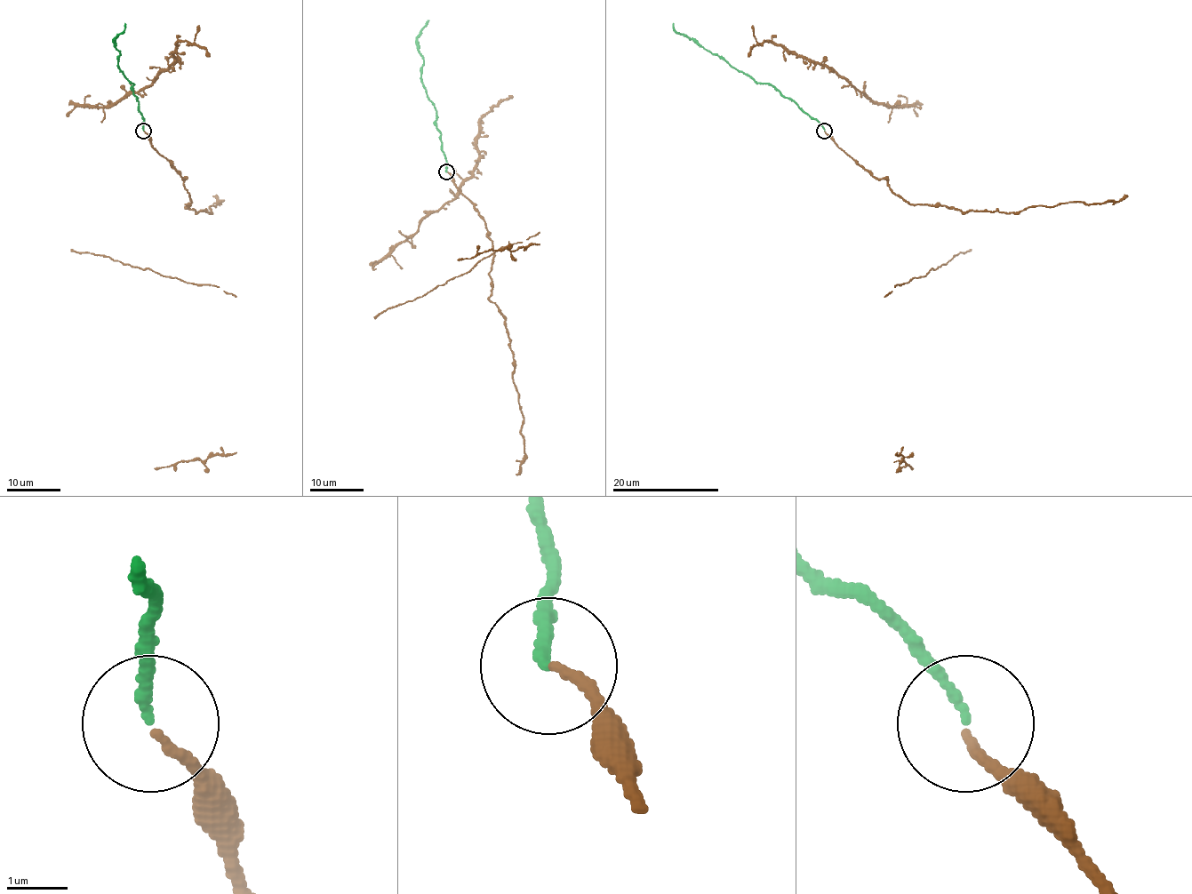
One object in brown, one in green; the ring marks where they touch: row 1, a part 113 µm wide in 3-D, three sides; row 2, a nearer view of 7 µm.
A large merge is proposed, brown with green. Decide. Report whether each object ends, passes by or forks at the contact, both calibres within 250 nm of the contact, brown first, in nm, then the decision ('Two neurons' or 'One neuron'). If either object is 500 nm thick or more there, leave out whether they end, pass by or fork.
At the ring brown ends. At the ring green ends. Thickness 140 nm (brown) against 140 nm. One neuron

